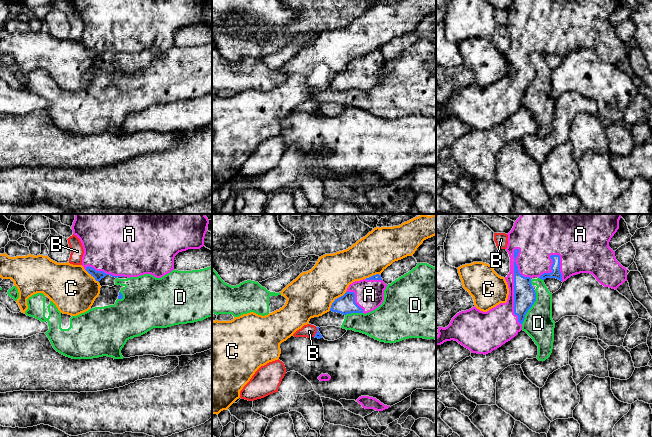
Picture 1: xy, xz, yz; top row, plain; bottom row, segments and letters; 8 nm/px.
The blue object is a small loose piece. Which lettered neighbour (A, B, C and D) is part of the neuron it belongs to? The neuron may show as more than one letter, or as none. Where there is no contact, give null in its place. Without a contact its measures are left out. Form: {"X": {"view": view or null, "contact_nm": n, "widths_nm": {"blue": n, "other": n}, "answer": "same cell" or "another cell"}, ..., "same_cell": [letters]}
{"A": {"view": "yz", "contact_nm": 600, "widths_nm": {"blue": 180, "other": 260}, "answer": "same cell"}, "B": {"view": "xz", "contact_nm": 80, "widths_nm": {"blue": 50, "other": 110}, "answer": "another cell"}, "C": {"view": "xz", "contact_nm": 200, "widths_nm": {"blue": 150, "other": 360}, "answer": "another cell"}, "D": {"view": "yz", "contact_nm": 300, "widths_nm": {"blue": 180, "other": 240}, "answer": "another cell"}, "same_cell": ["A"]}

